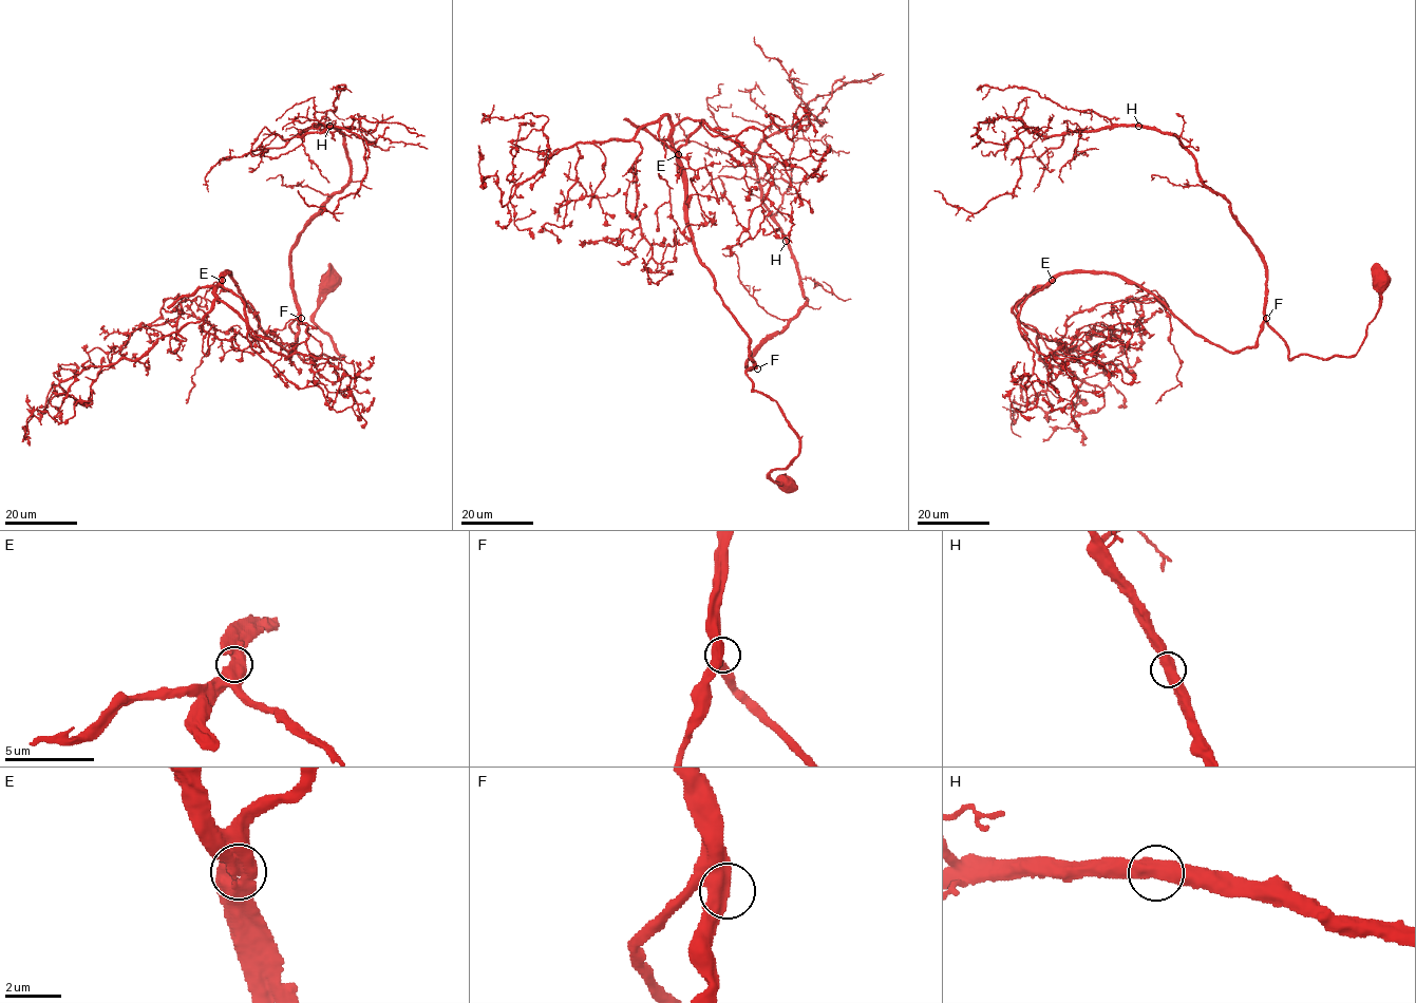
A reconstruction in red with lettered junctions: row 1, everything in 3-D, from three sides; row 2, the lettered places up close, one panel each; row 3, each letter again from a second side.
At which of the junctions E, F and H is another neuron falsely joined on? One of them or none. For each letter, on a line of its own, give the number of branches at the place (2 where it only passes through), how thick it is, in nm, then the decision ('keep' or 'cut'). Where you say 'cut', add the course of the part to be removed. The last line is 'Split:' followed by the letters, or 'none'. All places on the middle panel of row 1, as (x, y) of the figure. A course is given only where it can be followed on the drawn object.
E: branches 2; calibre 650 nm; cut; course (678, 154), (678, 150), (703, 120), (711, 128), (729, 130)
F: branches 2; calibre 500 nm; keep
H: branches 2; calibre 550 nm; keep
Split: E

